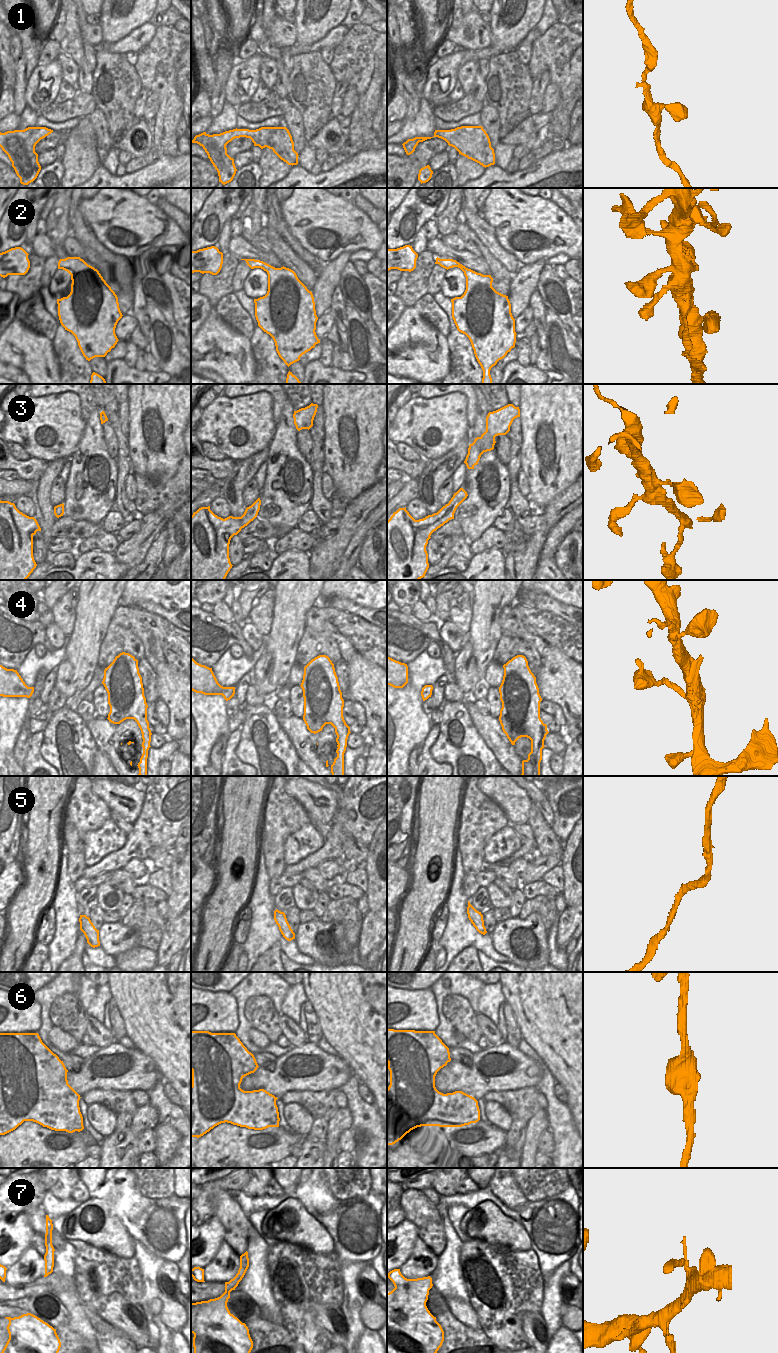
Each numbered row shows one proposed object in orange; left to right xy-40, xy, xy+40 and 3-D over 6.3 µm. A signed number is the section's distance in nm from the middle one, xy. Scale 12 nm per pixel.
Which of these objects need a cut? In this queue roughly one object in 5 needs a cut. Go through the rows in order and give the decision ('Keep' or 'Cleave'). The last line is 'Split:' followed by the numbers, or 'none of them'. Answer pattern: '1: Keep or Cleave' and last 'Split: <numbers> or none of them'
1: Keep
2: Keep
3: Keep
4: Keep
5: Keep
6: Keep
7: Keep
Split: none of them.

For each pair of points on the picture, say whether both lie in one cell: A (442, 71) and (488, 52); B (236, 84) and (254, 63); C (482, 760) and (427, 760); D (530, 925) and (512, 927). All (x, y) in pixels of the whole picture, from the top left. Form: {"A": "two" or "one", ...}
{"A": "one", "B": "one", "C": "two", "D": "one"}

